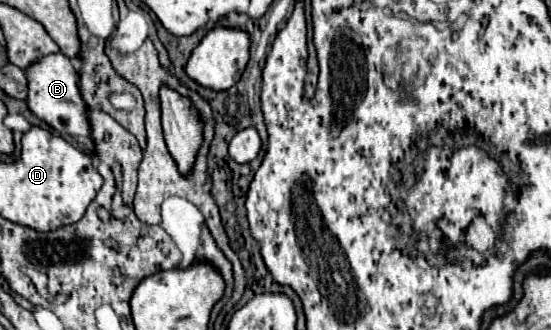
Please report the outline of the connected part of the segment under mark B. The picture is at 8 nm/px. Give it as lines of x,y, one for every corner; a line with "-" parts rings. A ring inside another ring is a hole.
52,53
46,57
40,57
32,65
24,69
28,79
28,109
32,115
48,123
54,131
62,135
90,135
90,125
86,117
86,105
82,101
80,89
78,89
78,73
72,67
70,59
62,53

